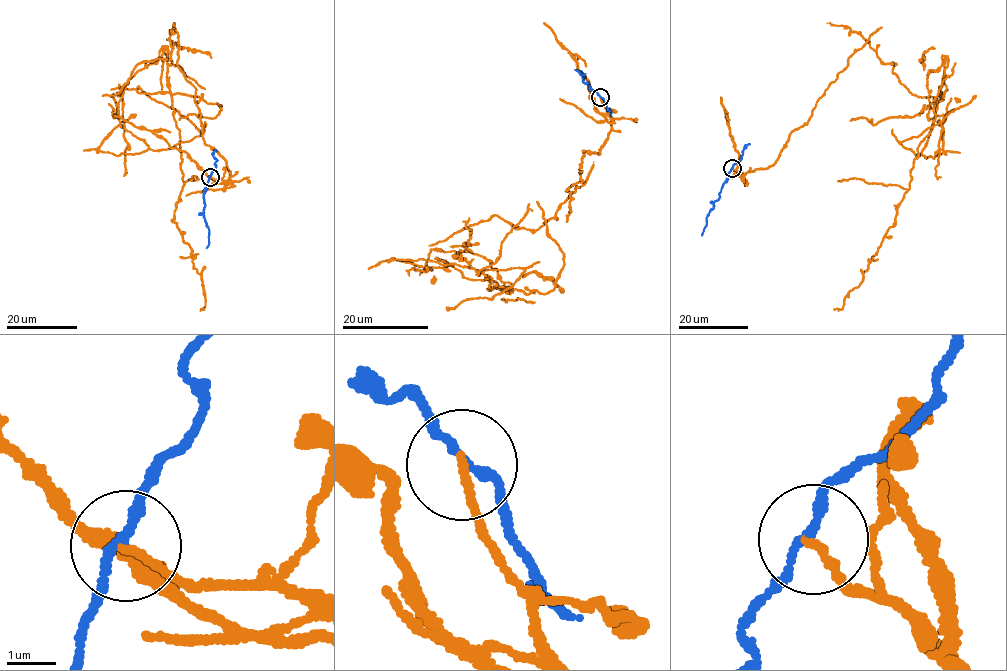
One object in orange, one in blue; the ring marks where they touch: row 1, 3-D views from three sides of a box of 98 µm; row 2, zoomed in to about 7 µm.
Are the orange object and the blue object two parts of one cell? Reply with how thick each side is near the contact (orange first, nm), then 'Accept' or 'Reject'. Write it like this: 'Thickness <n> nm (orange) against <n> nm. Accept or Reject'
Thickness 150 nm (orange) against 170 nm. Reject

